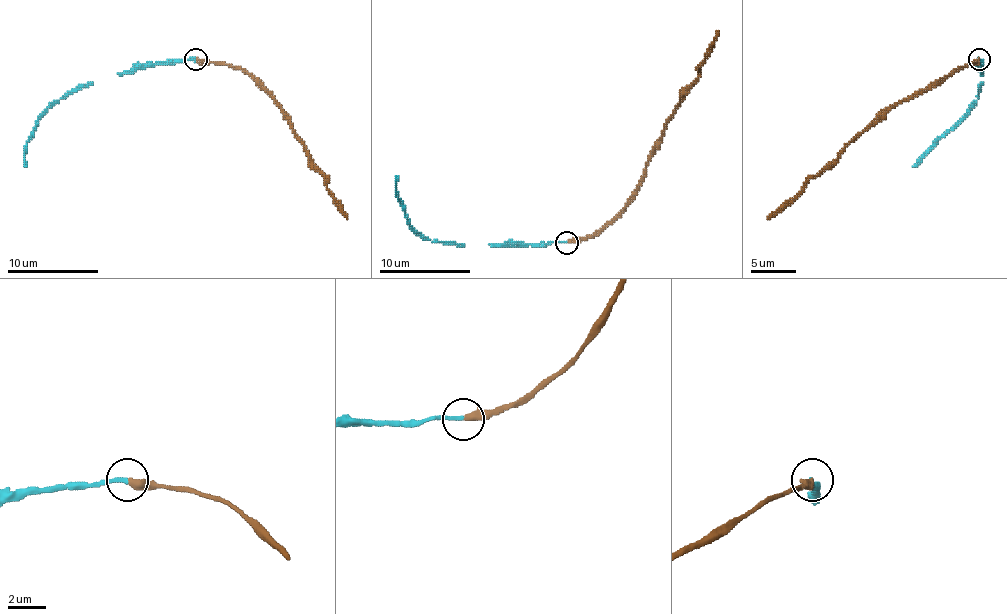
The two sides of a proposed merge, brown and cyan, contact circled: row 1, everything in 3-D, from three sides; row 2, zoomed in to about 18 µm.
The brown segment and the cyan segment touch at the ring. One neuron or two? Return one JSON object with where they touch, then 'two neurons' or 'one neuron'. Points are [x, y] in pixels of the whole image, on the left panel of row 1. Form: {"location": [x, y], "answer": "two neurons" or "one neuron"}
{"location": [195, 59], "answer": "one neuron"}

